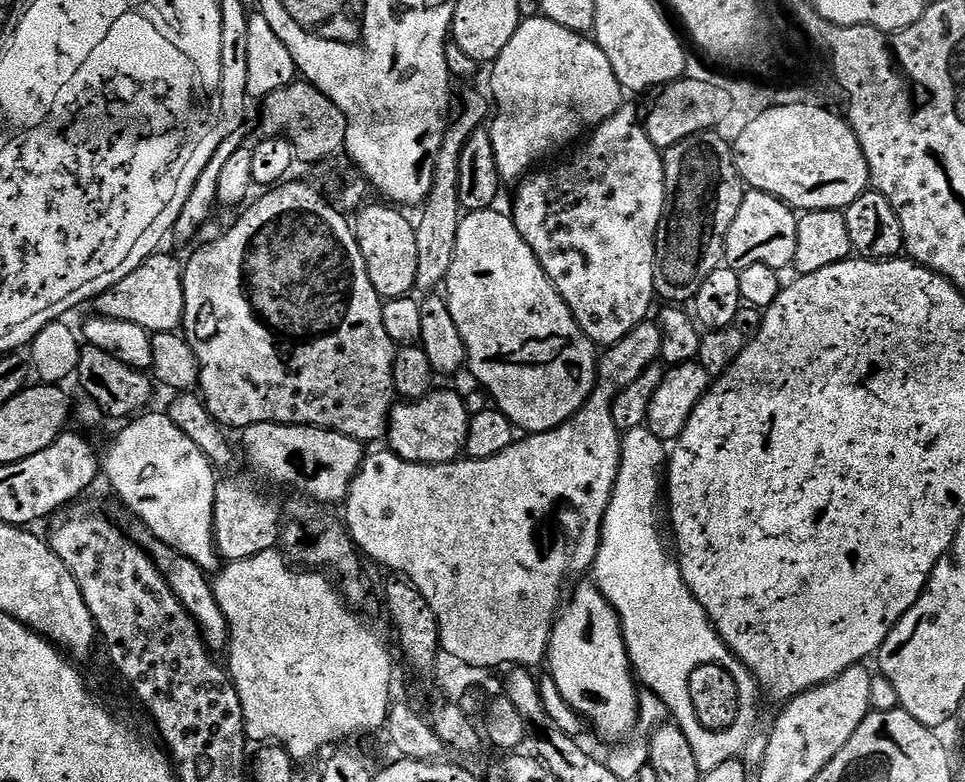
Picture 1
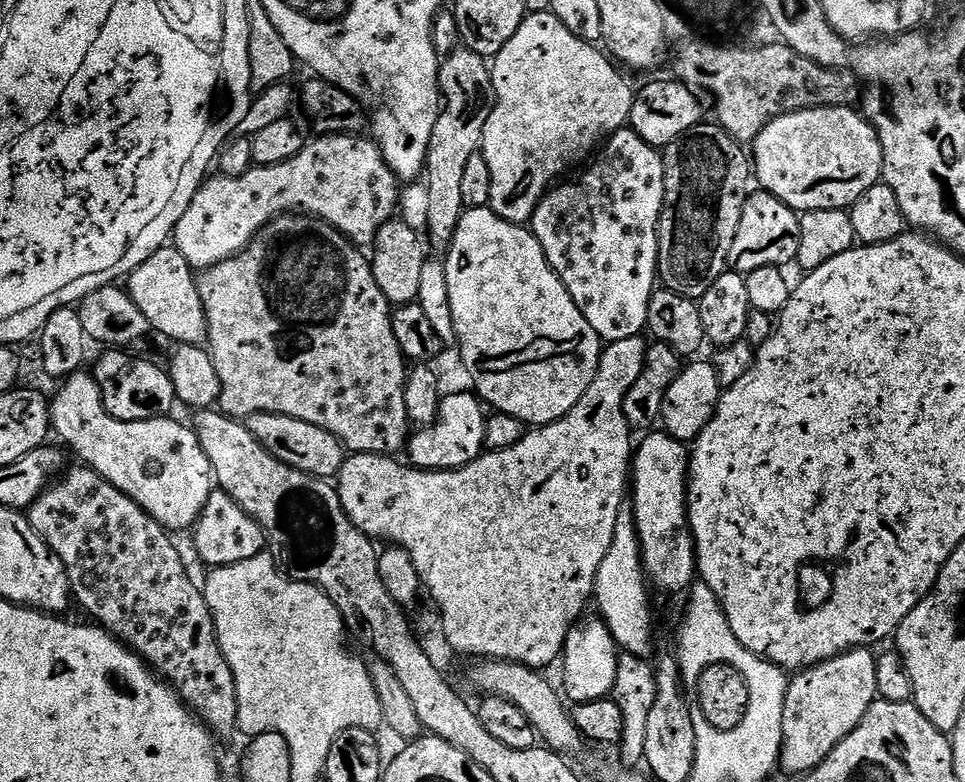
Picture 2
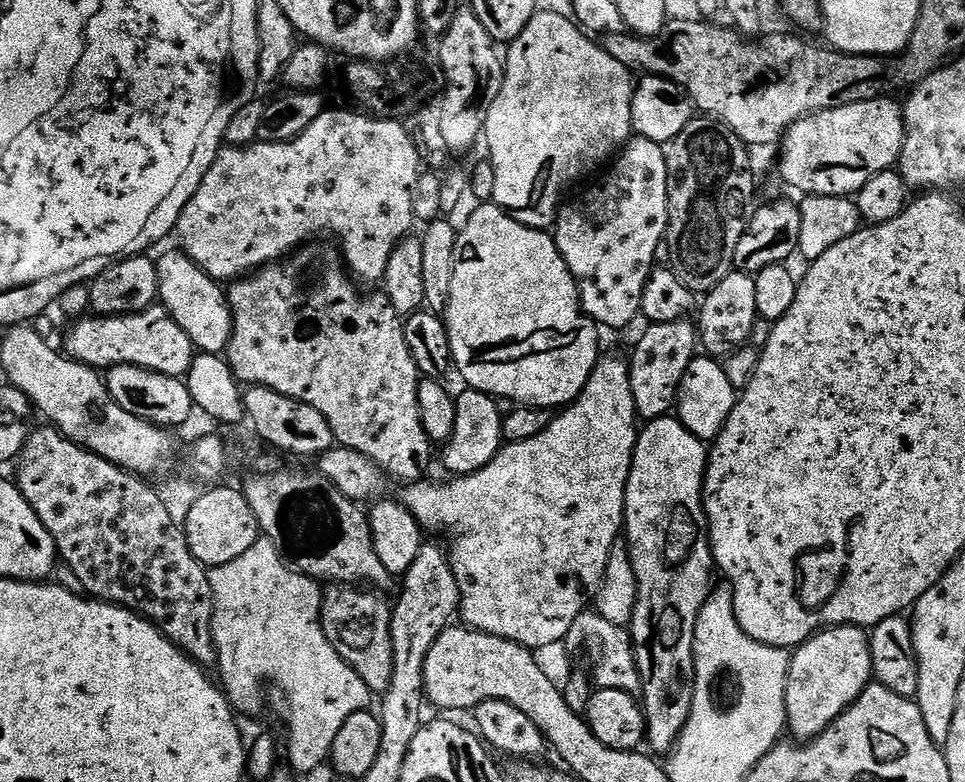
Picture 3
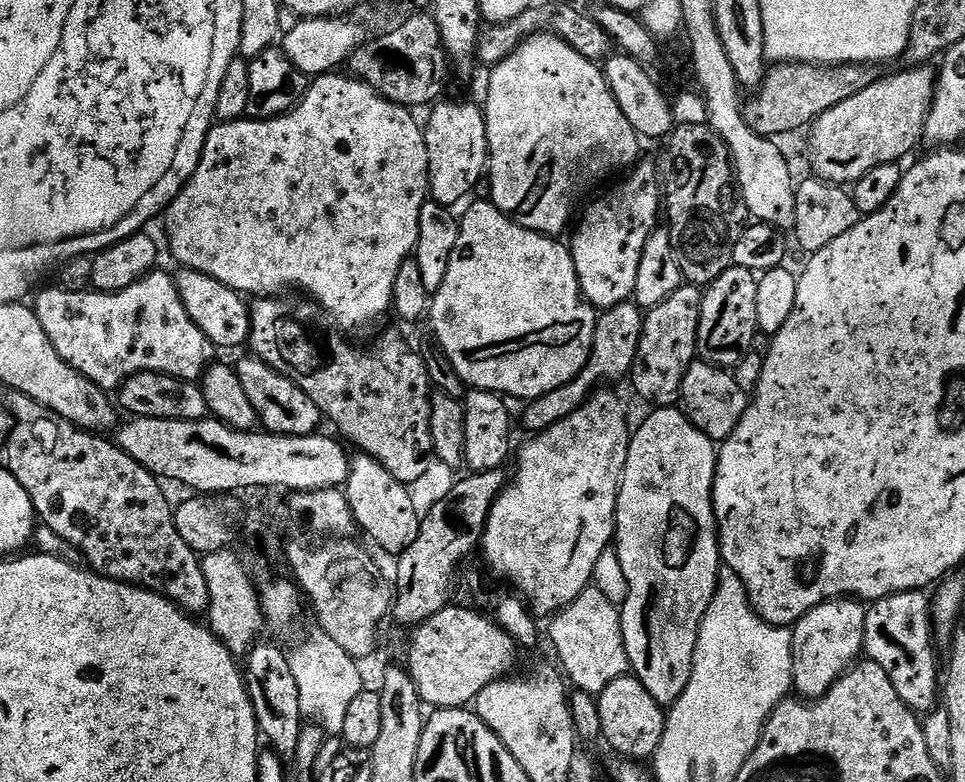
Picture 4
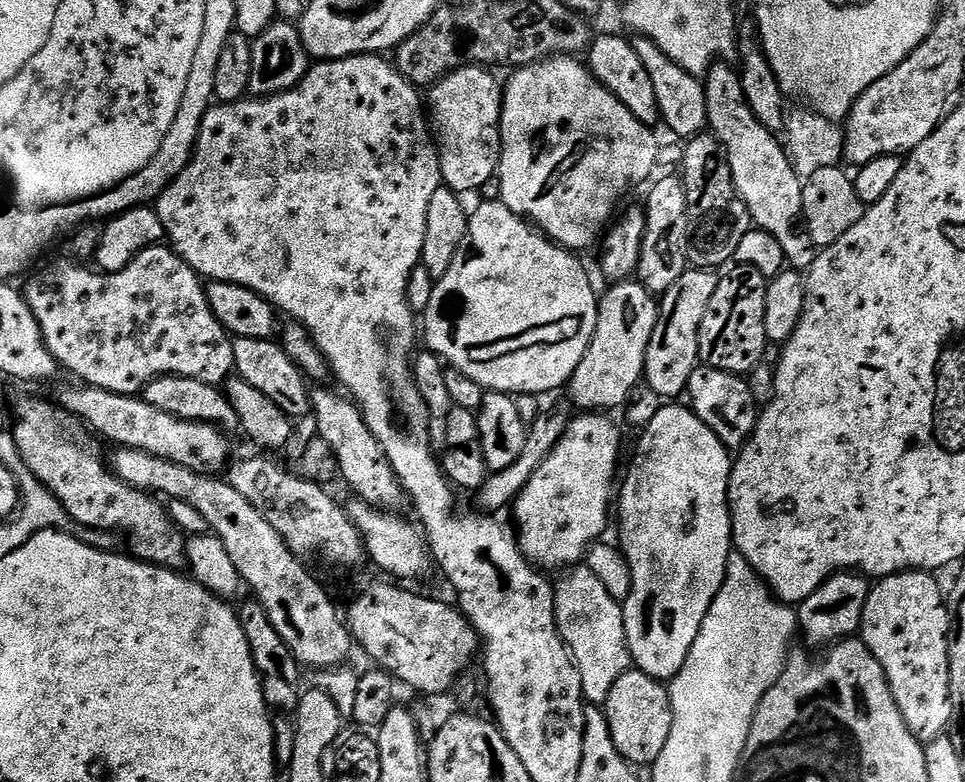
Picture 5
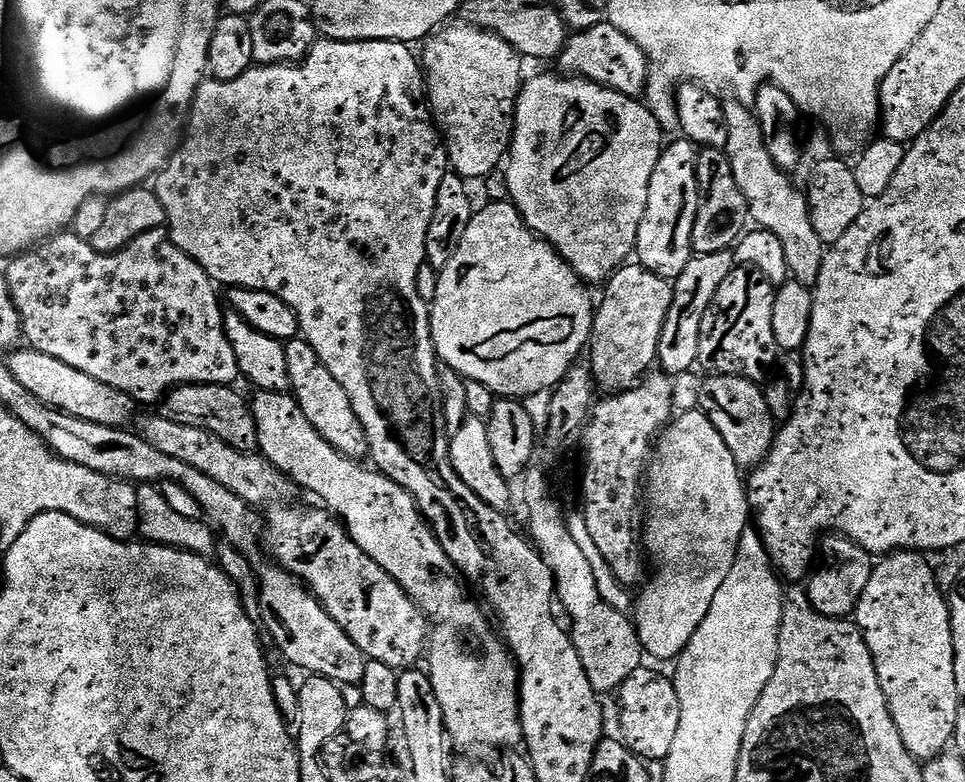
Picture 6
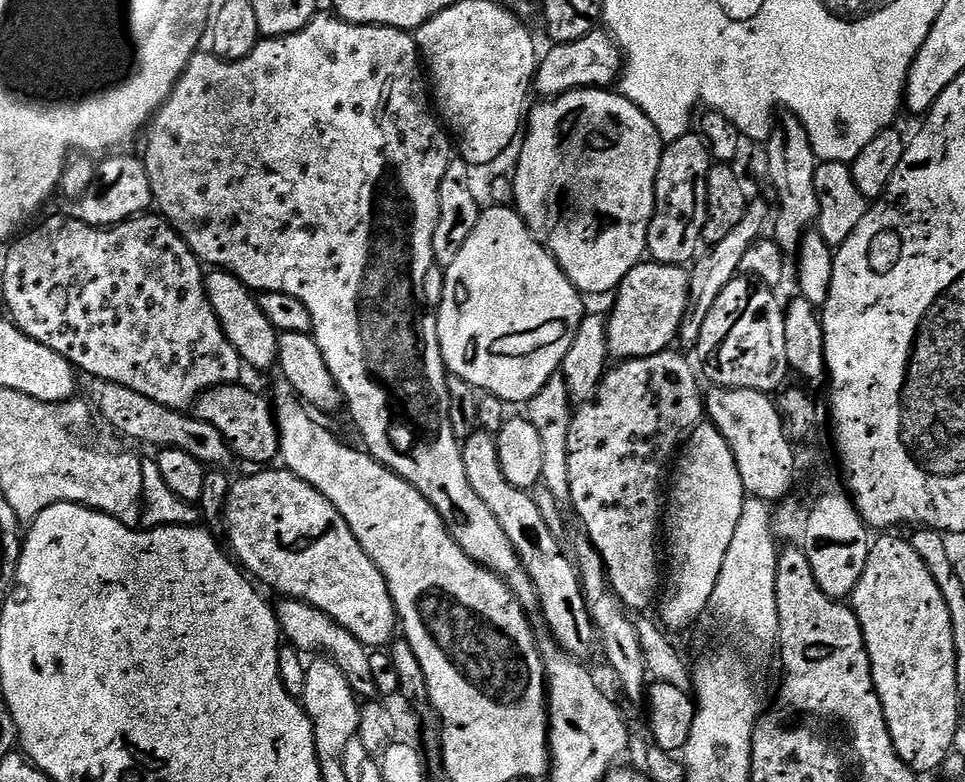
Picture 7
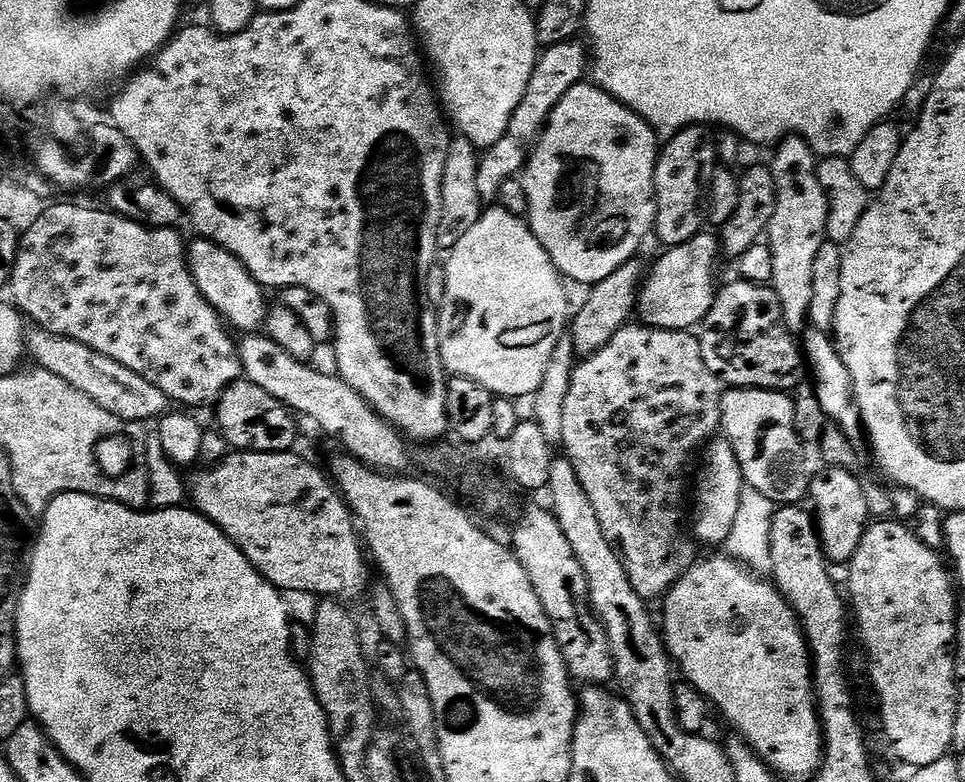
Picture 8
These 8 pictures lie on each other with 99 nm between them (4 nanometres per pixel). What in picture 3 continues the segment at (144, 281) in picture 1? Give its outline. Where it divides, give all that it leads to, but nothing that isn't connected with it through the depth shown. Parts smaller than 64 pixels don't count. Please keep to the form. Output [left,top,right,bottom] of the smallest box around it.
[156,250,232,353]

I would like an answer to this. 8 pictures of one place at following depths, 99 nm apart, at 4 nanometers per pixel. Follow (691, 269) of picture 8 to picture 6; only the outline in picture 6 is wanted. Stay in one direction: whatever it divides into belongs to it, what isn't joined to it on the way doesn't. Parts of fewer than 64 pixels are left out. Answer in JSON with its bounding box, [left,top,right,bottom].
[590,262,673,394]

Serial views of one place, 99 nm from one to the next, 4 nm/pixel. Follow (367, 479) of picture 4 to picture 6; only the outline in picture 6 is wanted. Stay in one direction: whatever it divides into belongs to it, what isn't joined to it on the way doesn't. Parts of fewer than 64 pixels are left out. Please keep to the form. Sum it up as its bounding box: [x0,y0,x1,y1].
[284,338,369,461]

